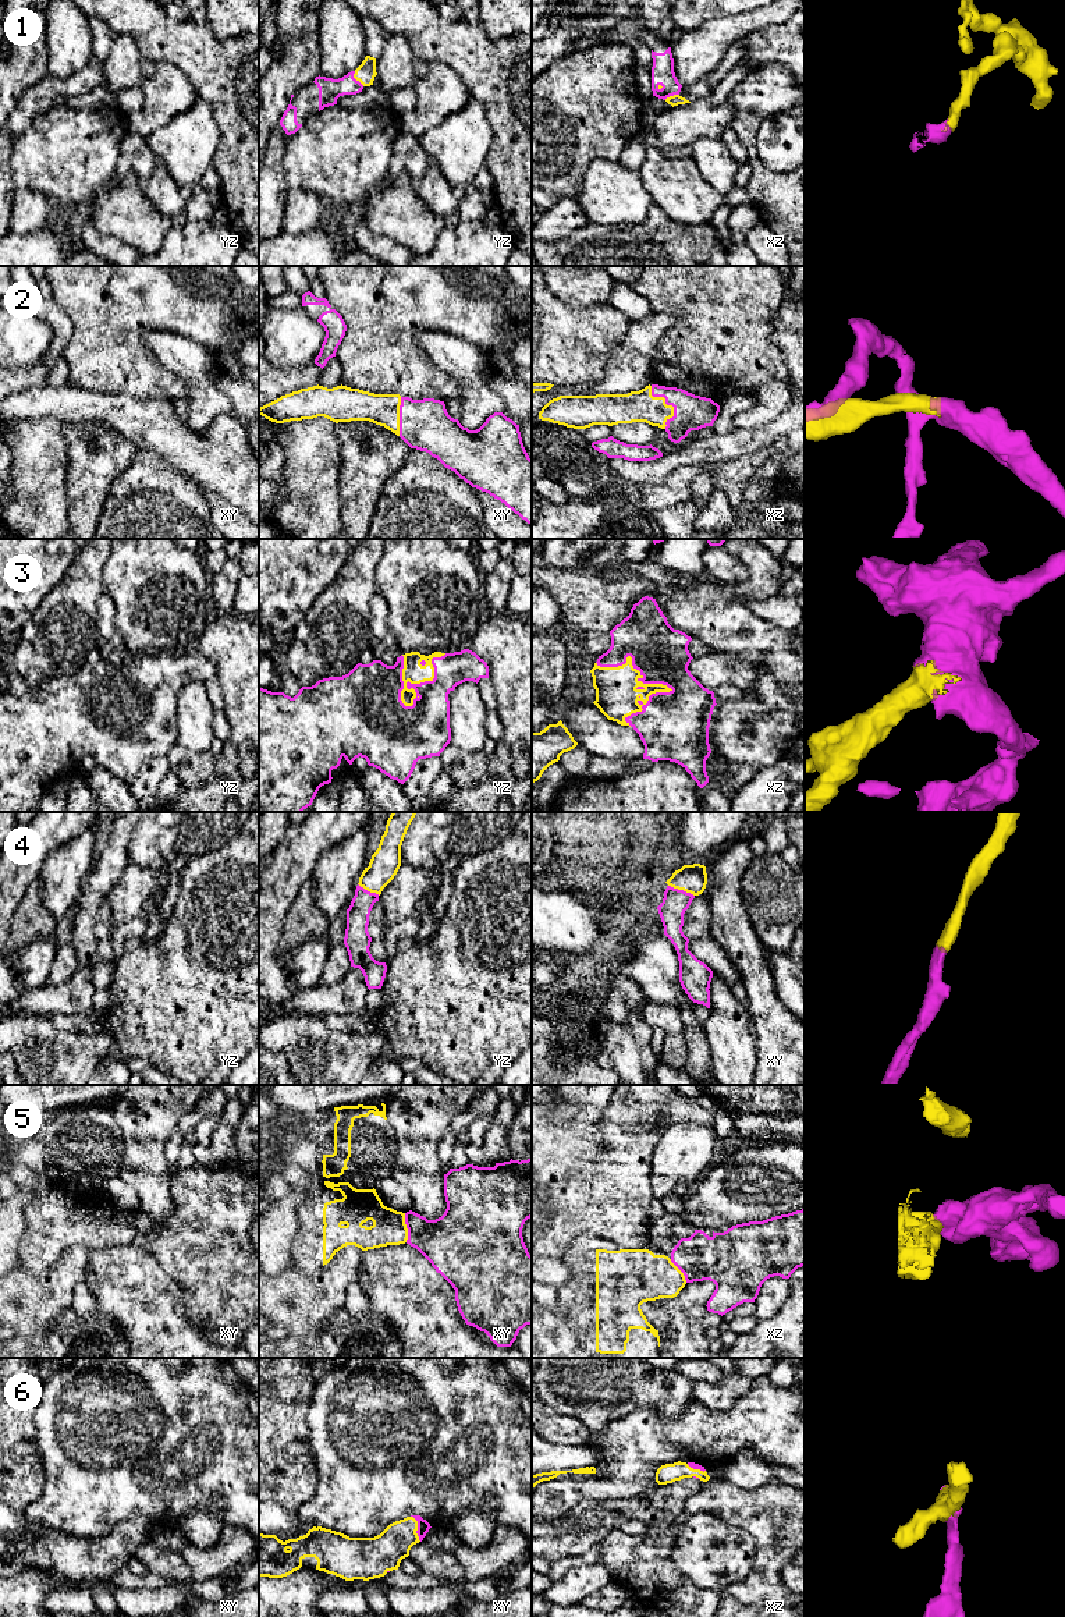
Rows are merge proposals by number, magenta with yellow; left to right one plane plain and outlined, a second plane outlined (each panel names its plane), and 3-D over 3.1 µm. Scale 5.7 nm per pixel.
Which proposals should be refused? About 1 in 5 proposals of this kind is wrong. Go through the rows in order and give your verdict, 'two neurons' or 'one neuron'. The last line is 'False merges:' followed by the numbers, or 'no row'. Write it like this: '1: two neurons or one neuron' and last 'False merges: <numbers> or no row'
1: one neuron
2: one neuron
3: one neuron
4: one neuron
5: two neurons
6: one neuron
False merges: 5

